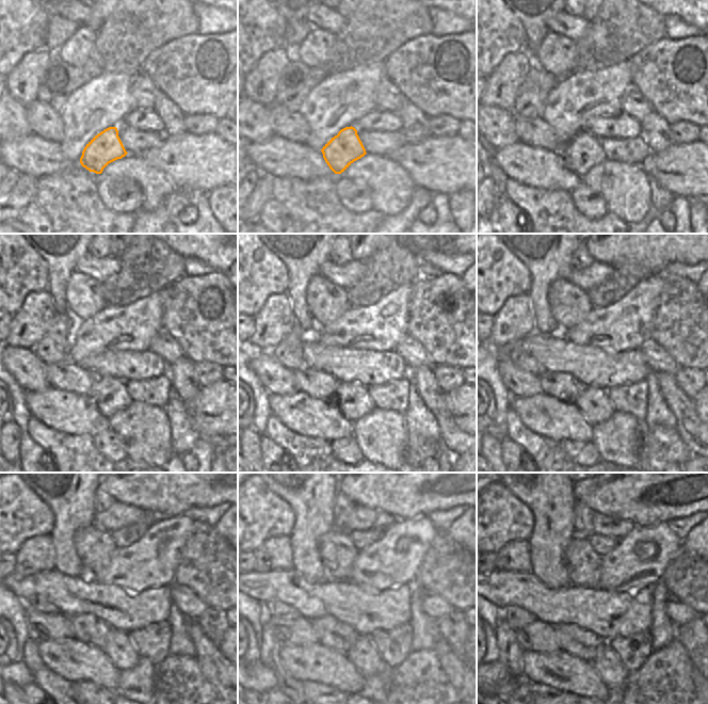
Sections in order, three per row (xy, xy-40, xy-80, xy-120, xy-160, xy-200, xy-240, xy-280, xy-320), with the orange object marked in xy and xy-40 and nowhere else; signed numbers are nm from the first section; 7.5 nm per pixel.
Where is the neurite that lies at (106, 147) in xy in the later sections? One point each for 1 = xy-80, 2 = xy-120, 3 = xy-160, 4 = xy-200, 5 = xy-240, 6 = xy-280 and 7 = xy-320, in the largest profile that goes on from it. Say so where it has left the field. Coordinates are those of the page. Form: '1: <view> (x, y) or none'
1: xy-80 (583, 152)
2: xy-120 (110, 396)
3: xy-160 (352, 399)
4: xy-200 (594, 403)
5: xy-240 (119, 649)
6: xy-280 (363, 654)
7: xy-320 (607, 664)

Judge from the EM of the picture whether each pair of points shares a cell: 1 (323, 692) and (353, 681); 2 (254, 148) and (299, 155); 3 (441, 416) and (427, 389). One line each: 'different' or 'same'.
1: different
2: same
3: same

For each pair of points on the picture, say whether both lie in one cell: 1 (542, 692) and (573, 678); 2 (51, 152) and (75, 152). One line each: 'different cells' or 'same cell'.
1: different cells
2: different cells

